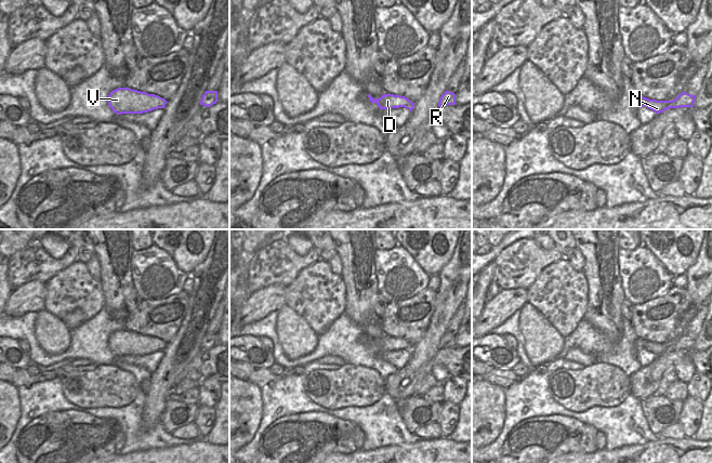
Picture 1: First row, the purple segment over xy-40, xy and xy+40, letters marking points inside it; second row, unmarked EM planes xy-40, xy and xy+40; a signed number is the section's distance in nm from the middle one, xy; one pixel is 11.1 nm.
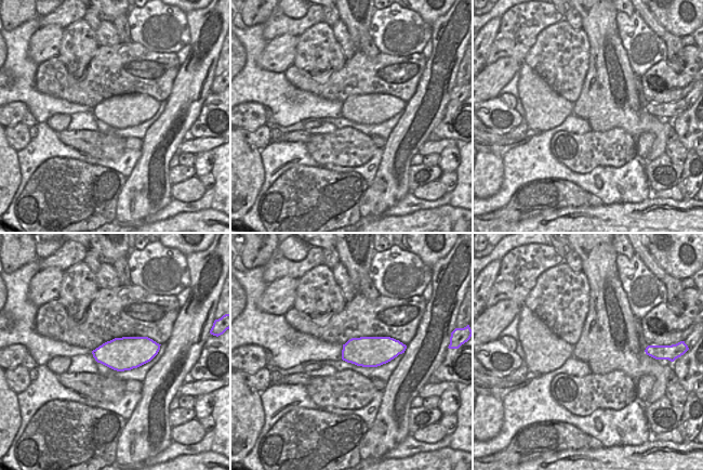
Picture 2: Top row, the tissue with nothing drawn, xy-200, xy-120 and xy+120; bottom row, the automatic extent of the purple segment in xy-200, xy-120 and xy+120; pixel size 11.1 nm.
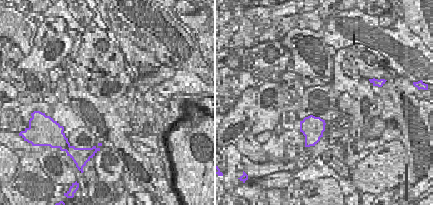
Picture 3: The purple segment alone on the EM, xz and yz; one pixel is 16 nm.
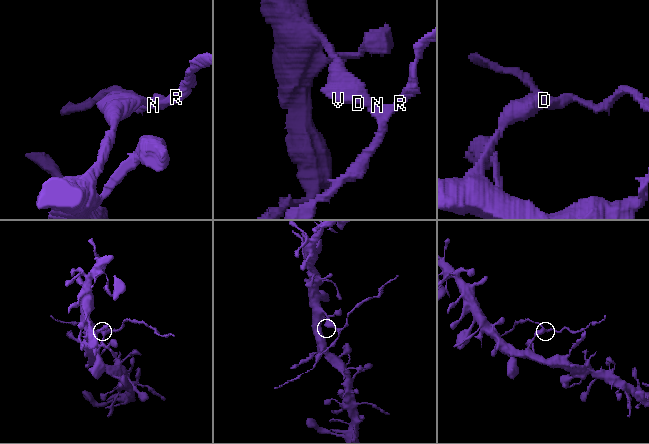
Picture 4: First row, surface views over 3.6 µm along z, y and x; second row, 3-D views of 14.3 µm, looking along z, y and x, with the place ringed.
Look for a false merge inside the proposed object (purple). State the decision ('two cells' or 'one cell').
two cells

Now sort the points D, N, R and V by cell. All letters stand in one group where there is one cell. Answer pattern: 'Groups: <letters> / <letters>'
Groups: D V / N R.

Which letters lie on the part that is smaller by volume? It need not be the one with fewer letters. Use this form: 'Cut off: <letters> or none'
Cut off: N, R

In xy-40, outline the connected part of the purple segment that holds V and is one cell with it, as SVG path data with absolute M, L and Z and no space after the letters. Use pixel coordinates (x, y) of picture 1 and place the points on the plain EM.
M118 330L108 338L108 347L117 357L143 356L164 350L168 344L155 336L148 336L130 330Z

